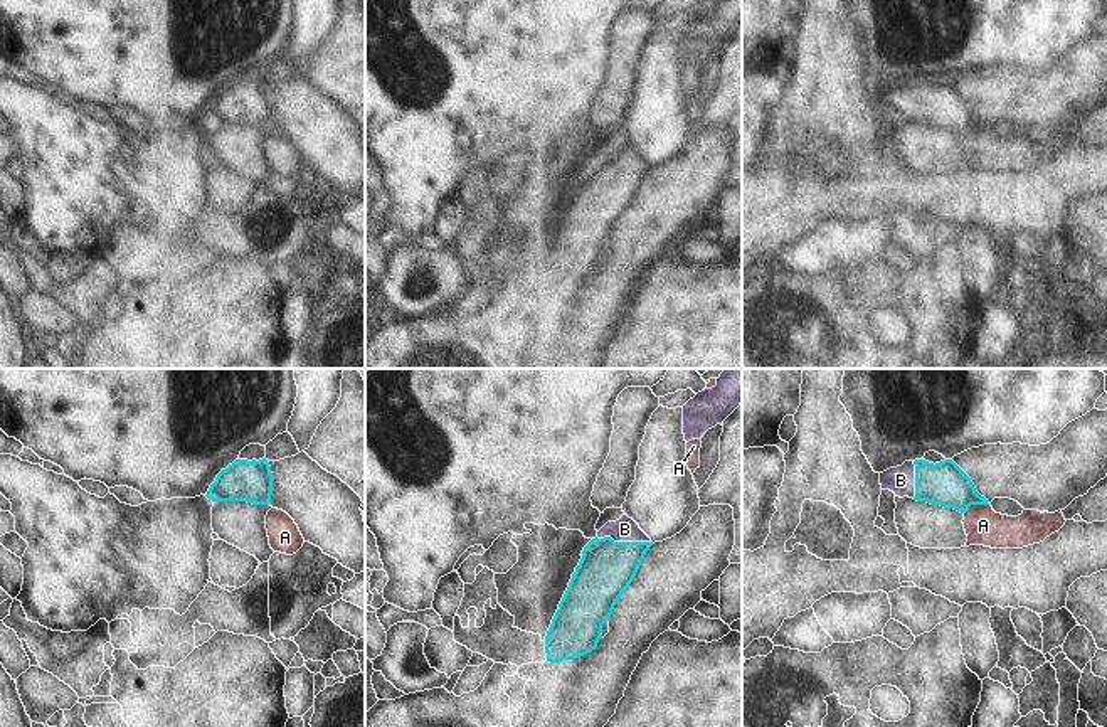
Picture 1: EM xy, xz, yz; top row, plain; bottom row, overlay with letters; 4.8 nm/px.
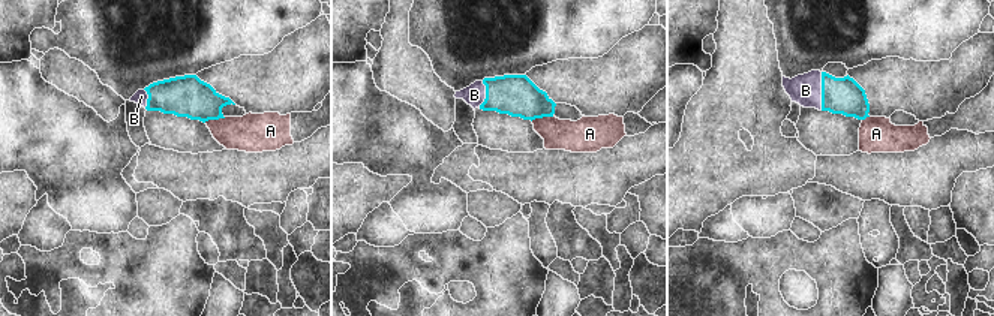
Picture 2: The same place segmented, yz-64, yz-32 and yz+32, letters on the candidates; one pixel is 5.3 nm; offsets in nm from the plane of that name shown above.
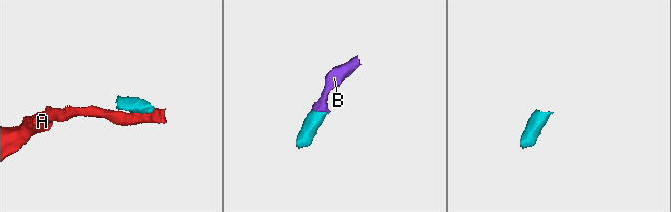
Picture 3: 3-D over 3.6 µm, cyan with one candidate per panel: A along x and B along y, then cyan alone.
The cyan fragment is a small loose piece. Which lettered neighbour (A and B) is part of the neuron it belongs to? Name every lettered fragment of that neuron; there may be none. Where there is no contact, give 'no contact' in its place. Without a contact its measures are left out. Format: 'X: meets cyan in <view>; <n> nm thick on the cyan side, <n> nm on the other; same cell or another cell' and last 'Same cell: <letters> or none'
A: meets cyan in yz; 220 nm thick on the cyan side, 180 nm on the other; another cell
B: meets cyan in xz; 260 nm thick on the cyan side, 120 nm on the other; same cell
Same cell: B

